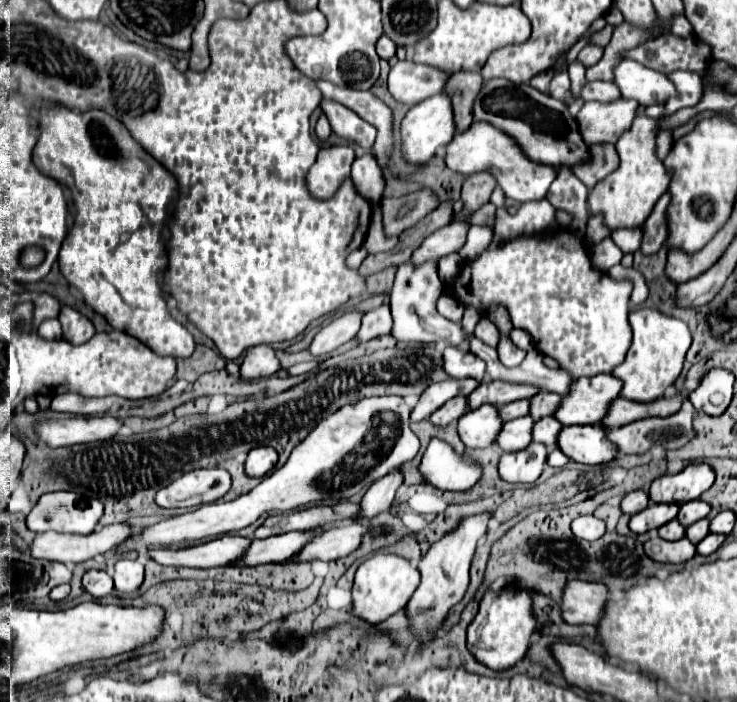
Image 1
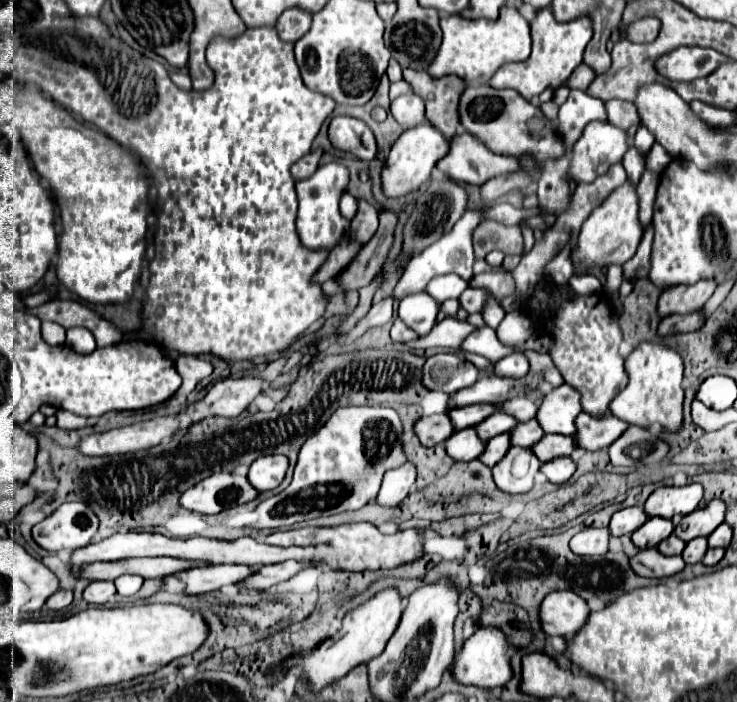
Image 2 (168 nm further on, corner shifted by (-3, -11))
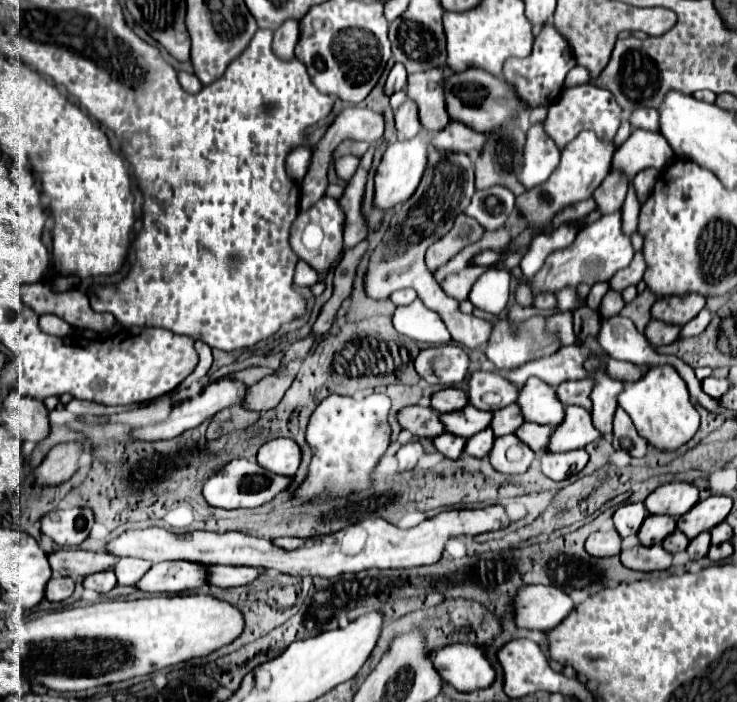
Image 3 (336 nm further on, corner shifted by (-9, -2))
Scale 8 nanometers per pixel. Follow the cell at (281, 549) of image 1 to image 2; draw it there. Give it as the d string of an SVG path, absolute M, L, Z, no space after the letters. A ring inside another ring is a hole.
M206 565L176 573L172 577L184 583L186 595L202 595L208 591L222 589L224 585L234 585L252 575L254 571L256 571L254 567L244 567L244 565Z

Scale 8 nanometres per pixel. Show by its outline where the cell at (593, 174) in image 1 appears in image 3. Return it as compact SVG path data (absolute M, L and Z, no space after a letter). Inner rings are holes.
M612 170L592 194L592 200L596 202L596 210L602 214L610 210L620 210L626 198L626 188L628 188L628 182L626 182L624 172Z

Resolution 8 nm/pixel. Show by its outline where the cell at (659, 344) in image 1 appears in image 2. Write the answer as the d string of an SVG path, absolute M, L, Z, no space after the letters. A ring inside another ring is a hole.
M640 343L640 347L634 349L626 359L626 373L628 385L614 397L614 401L610 403L610 411L618 419L624 419L628 425L650 429L650 425L660 423L664 431L678 433L682 429L682 401L684 401L682 389L684 363L680 355L666 345Z

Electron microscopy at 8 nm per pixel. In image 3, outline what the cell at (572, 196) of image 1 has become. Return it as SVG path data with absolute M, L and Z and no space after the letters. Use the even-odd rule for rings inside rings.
M580 84L564 90L558 102L548 106L548 116L544 126L548 136L556 142L556 146L564 150L564 146L572 142L582 130L594 130L596 134L602 134L602 138L614 138L616 130L620 128L620 120L622 120L620 116L622 116L622 108L608 90L598 88L594 84Z

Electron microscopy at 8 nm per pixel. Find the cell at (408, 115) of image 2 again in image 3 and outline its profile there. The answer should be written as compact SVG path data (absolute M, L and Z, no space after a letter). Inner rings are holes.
M406 98L406 102L396 110L396 130L398 130L398 140L412 138L418 134L422 128L420 118L418 118L418 106L414 100Z

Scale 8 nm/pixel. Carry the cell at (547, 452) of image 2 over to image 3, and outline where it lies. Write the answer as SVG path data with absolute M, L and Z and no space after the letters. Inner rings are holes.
M526 422L526 426L522 426L522 430L518 430L518 438L522 438L522 442L526 442L534 452L544 452L550 436L552 436L554 428L552 426L542 426L542 424L534 424L534 422Z

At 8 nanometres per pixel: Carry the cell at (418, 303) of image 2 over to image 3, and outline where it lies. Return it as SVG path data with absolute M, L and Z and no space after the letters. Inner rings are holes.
M398 290L398 292L394 292L392 296L392 302L394 304L410 304L410 302L414 302L416 300L416 292L414 290Z

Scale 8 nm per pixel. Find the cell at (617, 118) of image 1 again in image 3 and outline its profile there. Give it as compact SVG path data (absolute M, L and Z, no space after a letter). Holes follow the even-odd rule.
M584 130L582 134L578 134L578 138L574 138L574 142L566 146L566 150L562 150L560 164L552 172L552 176L544 184L530 188L516 198L516 204L520 206L524 218L528 220L528 226L542 228L564 206L590 198L590 194L594 192L594 186L600 186L602 178L606 178L606 174L612 170L614 152L616 152L616 144L612 140L598 138L596 132L592 130Z

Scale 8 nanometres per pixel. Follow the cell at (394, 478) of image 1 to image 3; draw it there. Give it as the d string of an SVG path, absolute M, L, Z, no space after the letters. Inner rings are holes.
M410 442L410 444L404 444L398 452L396 452L396 460L398 460L398 472L406 472L406 470L412 470L420 456L424 454L424 448L420 442Z

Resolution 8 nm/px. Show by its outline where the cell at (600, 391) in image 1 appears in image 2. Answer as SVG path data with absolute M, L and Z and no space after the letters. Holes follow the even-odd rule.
M564 383L562 387L552 389L544 395L544 399L540 399L536 421L546 433L574 435L574 419L580 413L580 409L580 393Z

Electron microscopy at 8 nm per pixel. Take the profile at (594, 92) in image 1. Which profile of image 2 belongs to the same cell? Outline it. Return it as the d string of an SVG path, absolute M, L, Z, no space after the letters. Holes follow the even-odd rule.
M612 99L606 103L606 111L608 111L608 123L620 127L622 131L628 131L632 125L640 125L640 117L634 103Z

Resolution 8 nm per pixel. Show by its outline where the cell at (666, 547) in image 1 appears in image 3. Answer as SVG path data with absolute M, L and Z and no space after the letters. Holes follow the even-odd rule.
M662 544L654 546L634 546L630 550L620 552L622 564L632 570L642 570L642 572L652 572L652 570L666 570L672 566L672 554L662 550Z

